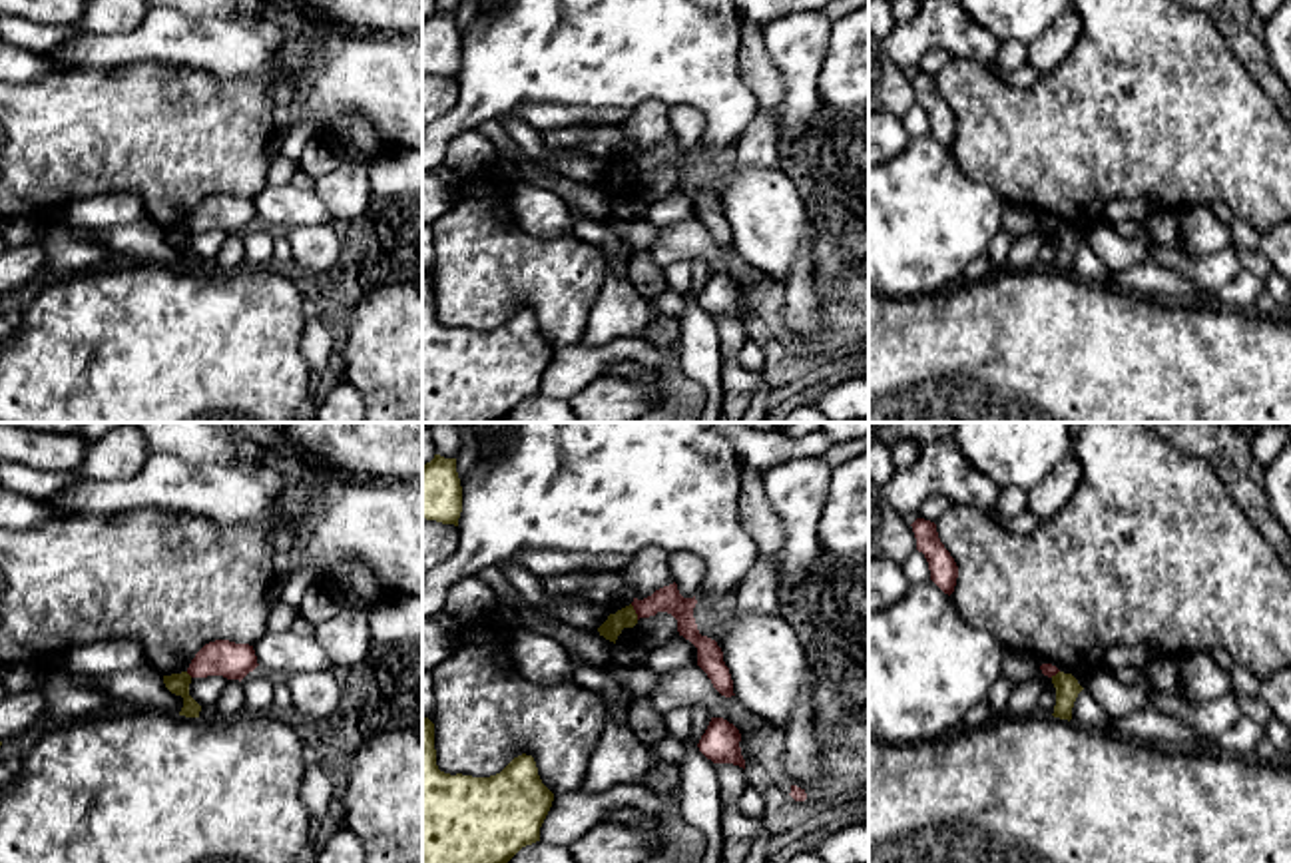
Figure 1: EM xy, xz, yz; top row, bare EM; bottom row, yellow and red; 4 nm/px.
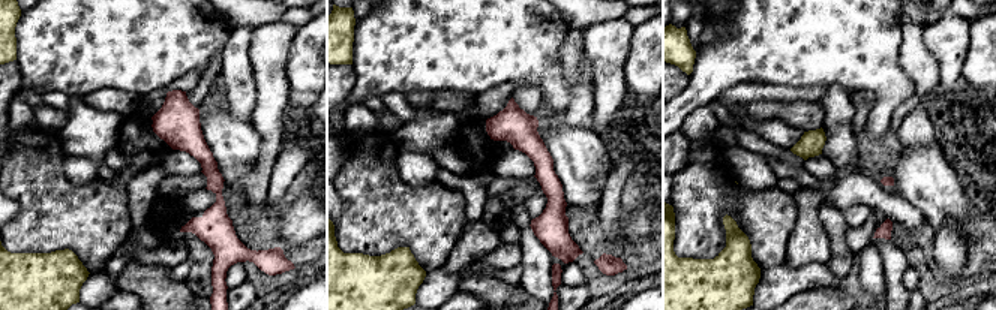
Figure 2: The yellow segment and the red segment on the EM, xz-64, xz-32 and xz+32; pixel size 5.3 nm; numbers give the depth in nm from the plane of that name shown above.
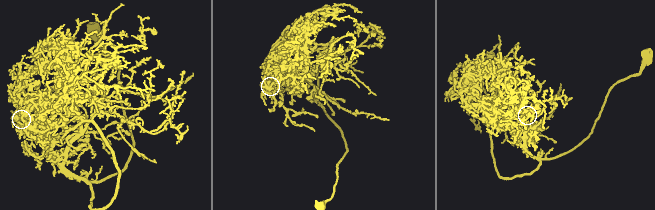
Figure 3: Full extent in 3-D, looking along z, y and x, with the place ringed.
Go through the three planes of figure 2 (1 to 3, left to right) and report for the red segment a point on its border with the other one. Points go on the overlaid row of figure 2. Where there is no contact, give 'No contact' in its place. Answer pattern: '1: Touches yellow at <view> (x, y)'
1: No contact
2: No contact
3: No contact

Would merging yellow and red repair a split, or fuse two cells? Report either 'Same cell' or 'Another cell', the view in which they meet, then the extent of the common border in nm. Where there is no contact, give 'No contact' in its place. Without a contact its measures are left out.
Another cell. Touches yellow in xz. Shared border 70 nm

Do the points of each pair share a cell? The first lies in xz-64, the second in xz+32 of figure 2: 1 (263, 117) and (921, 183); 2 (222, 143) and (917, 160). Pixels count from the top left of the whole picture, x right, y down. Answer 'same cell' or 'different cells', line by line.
1: different cells
2: same cell

